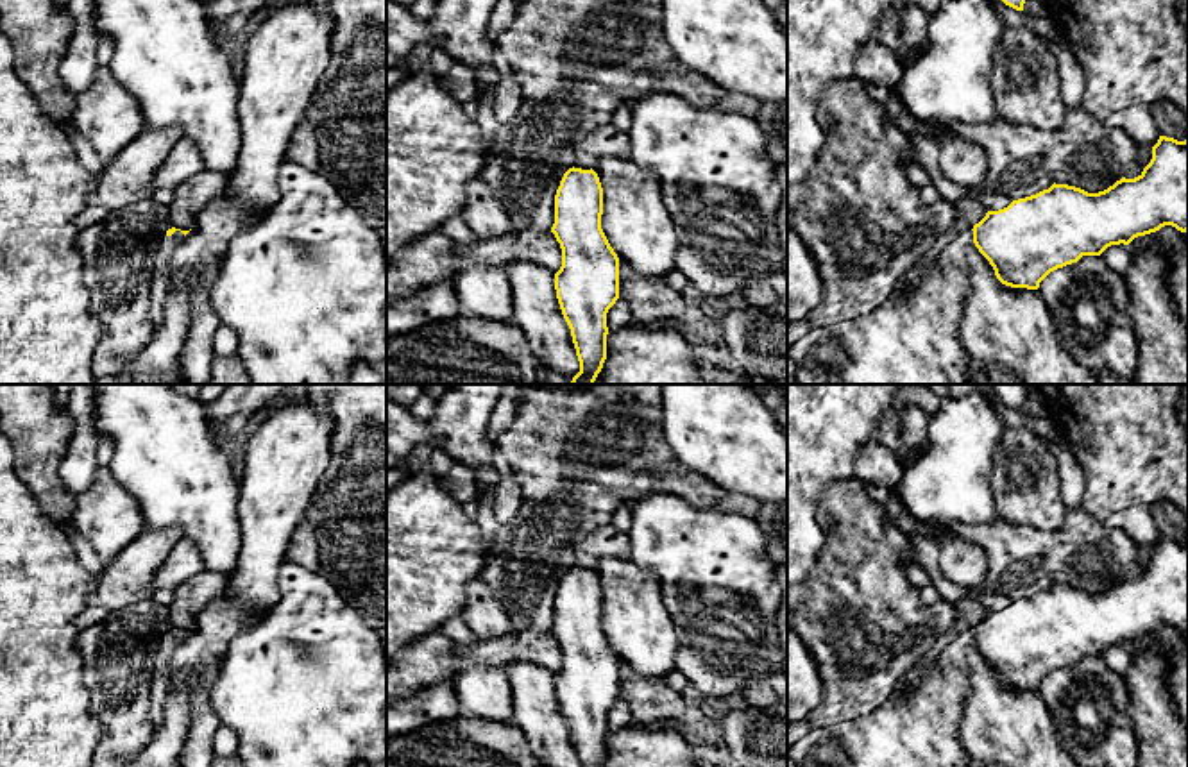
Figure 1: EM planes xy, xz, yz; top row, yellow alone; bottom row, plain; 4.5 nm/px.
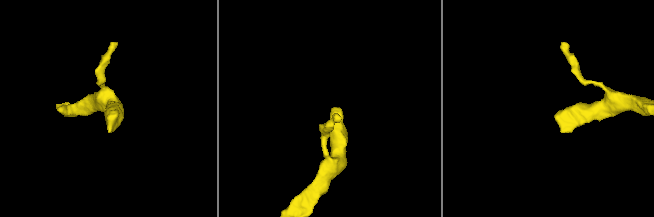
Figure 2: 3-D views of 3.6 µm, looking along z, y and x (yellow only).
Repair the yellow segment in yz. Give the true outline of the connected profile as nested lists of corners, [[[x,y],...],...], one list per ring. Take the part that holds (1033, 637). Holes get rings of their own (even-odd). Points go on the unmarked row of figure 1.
[[[1159,536],[1150,563],[1138,577],[1122,577],[1099,594],[1054,583],[1048,590],[1013,601],[1004,610],[988,611],[979,624],[941,651],[936,667],[911,694],[893,690],[873,713],[828,728],[810,728],[787,749],[787,756],[794,767],[968,767],[959,728],[972,690],[972,647],[989,662],[1002,685],[1038,690],[1050,672],[1077,663],[1082,656],[1100,656],[1111,645],[1129,645],[1165,626],[1188,631],[1188,540]]]

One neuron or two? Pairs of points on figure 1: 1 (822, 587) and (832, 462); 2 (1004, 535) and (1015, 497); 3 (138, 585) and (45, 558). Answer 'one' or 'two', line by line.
1: two
2: two
3: two

